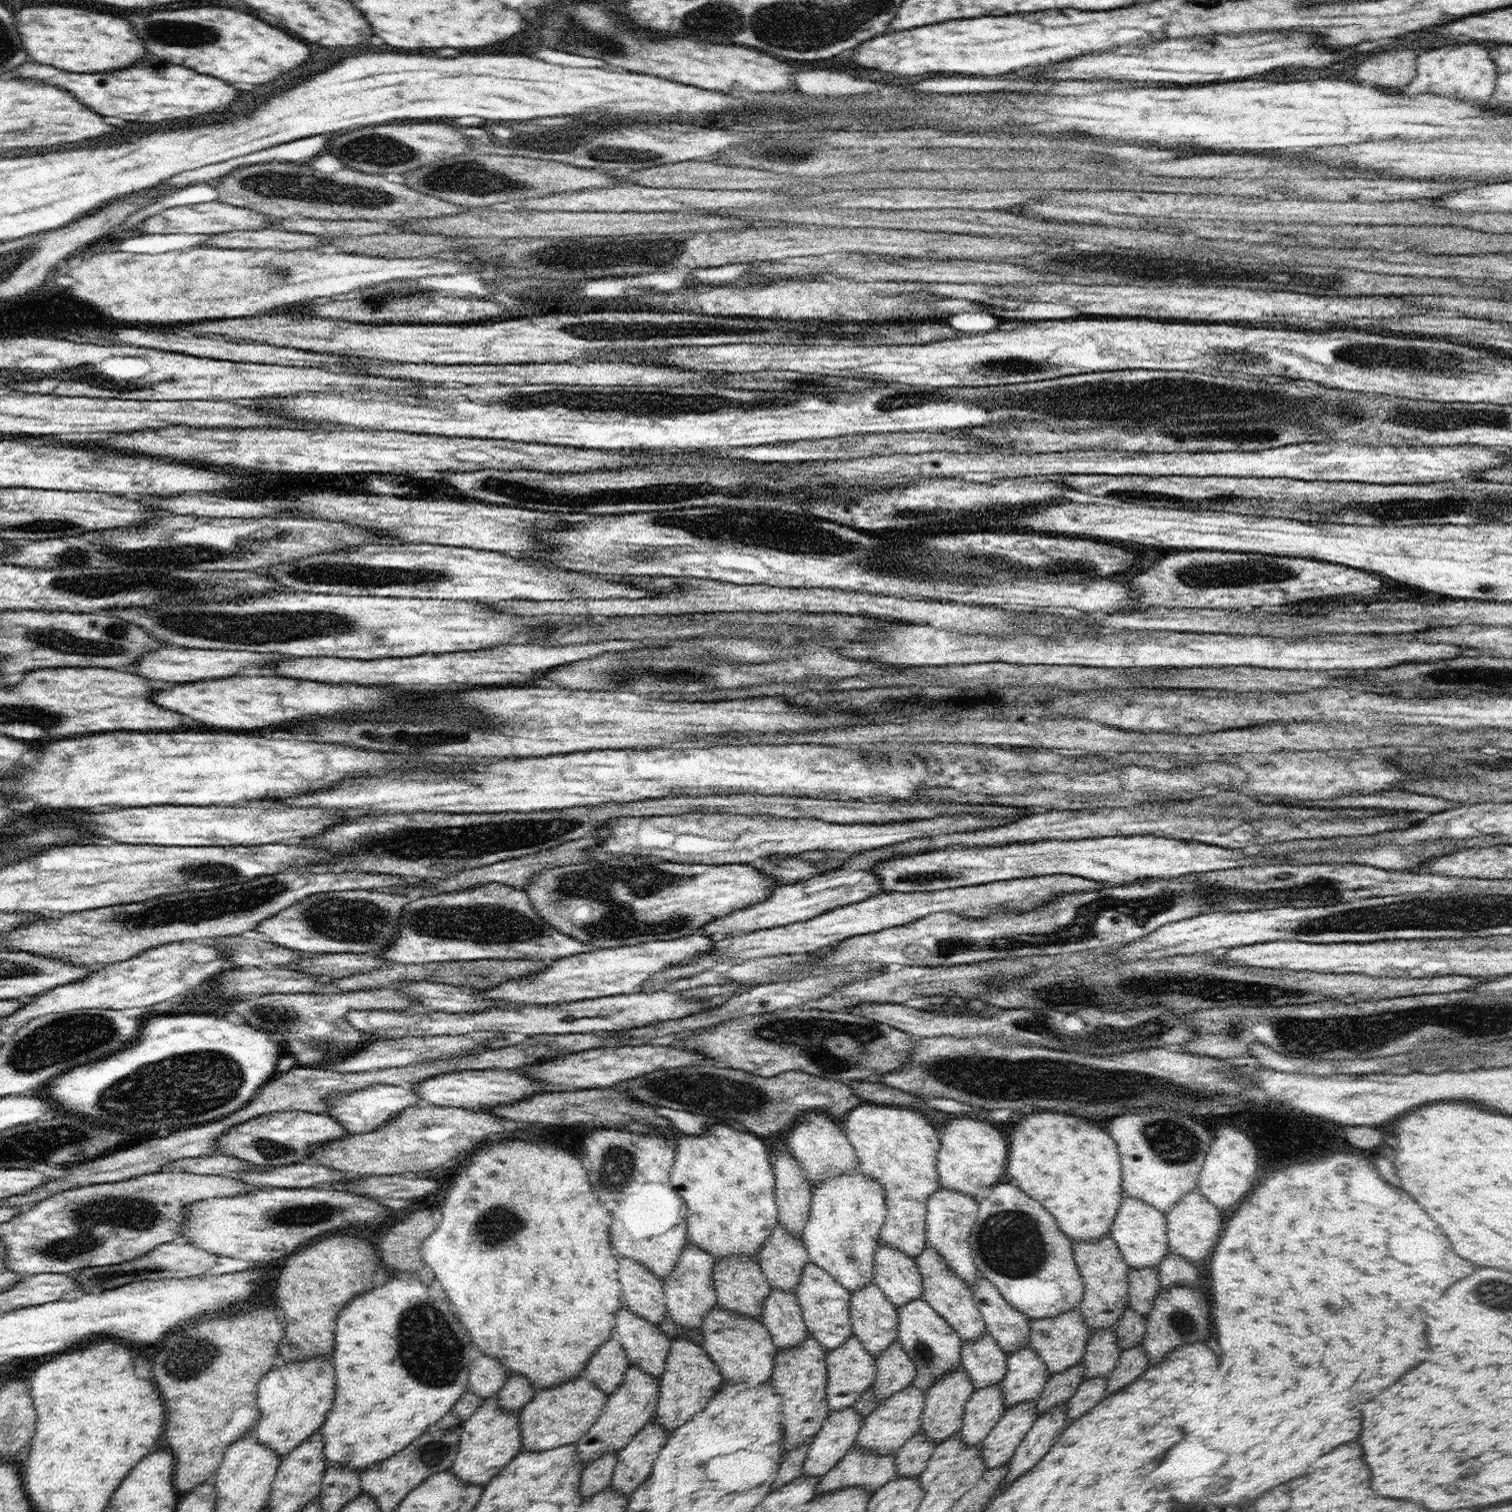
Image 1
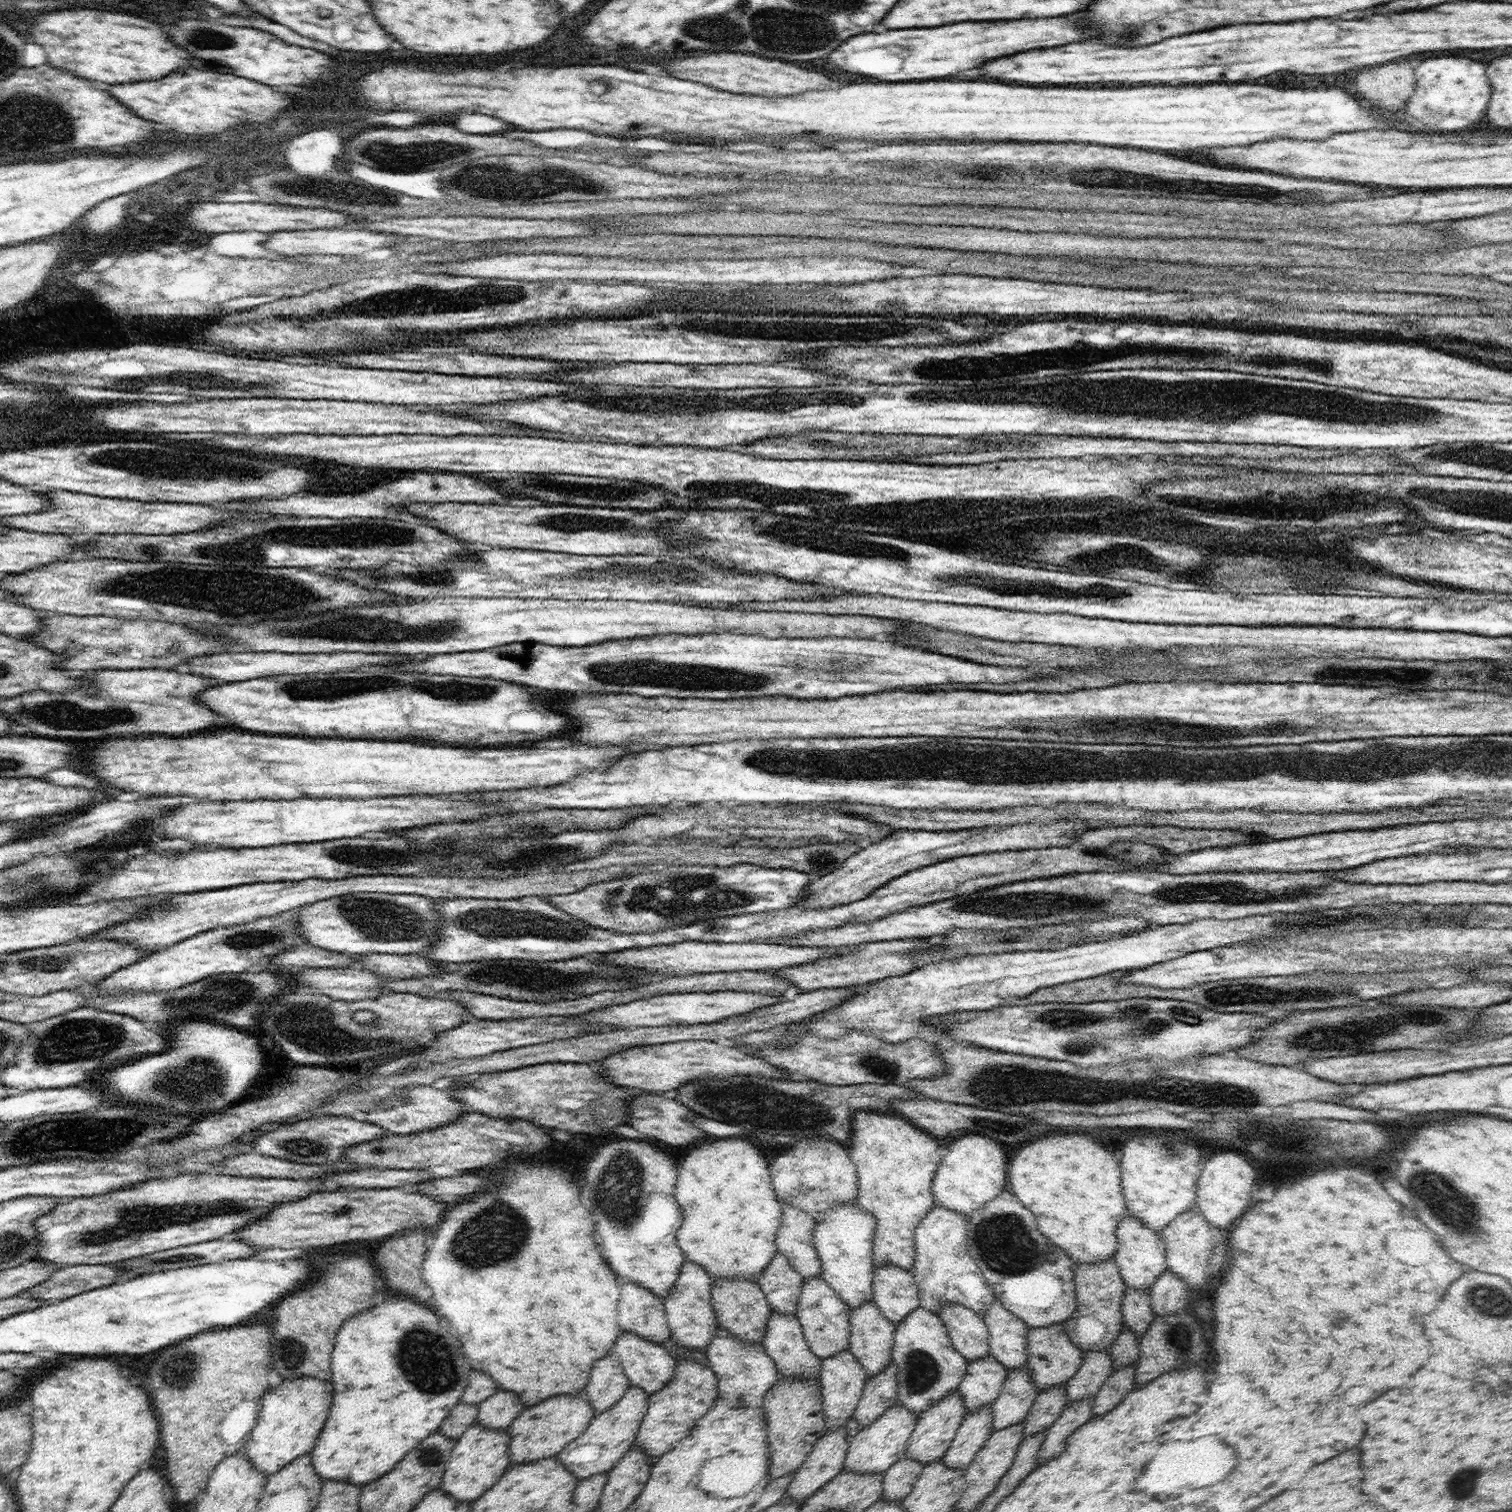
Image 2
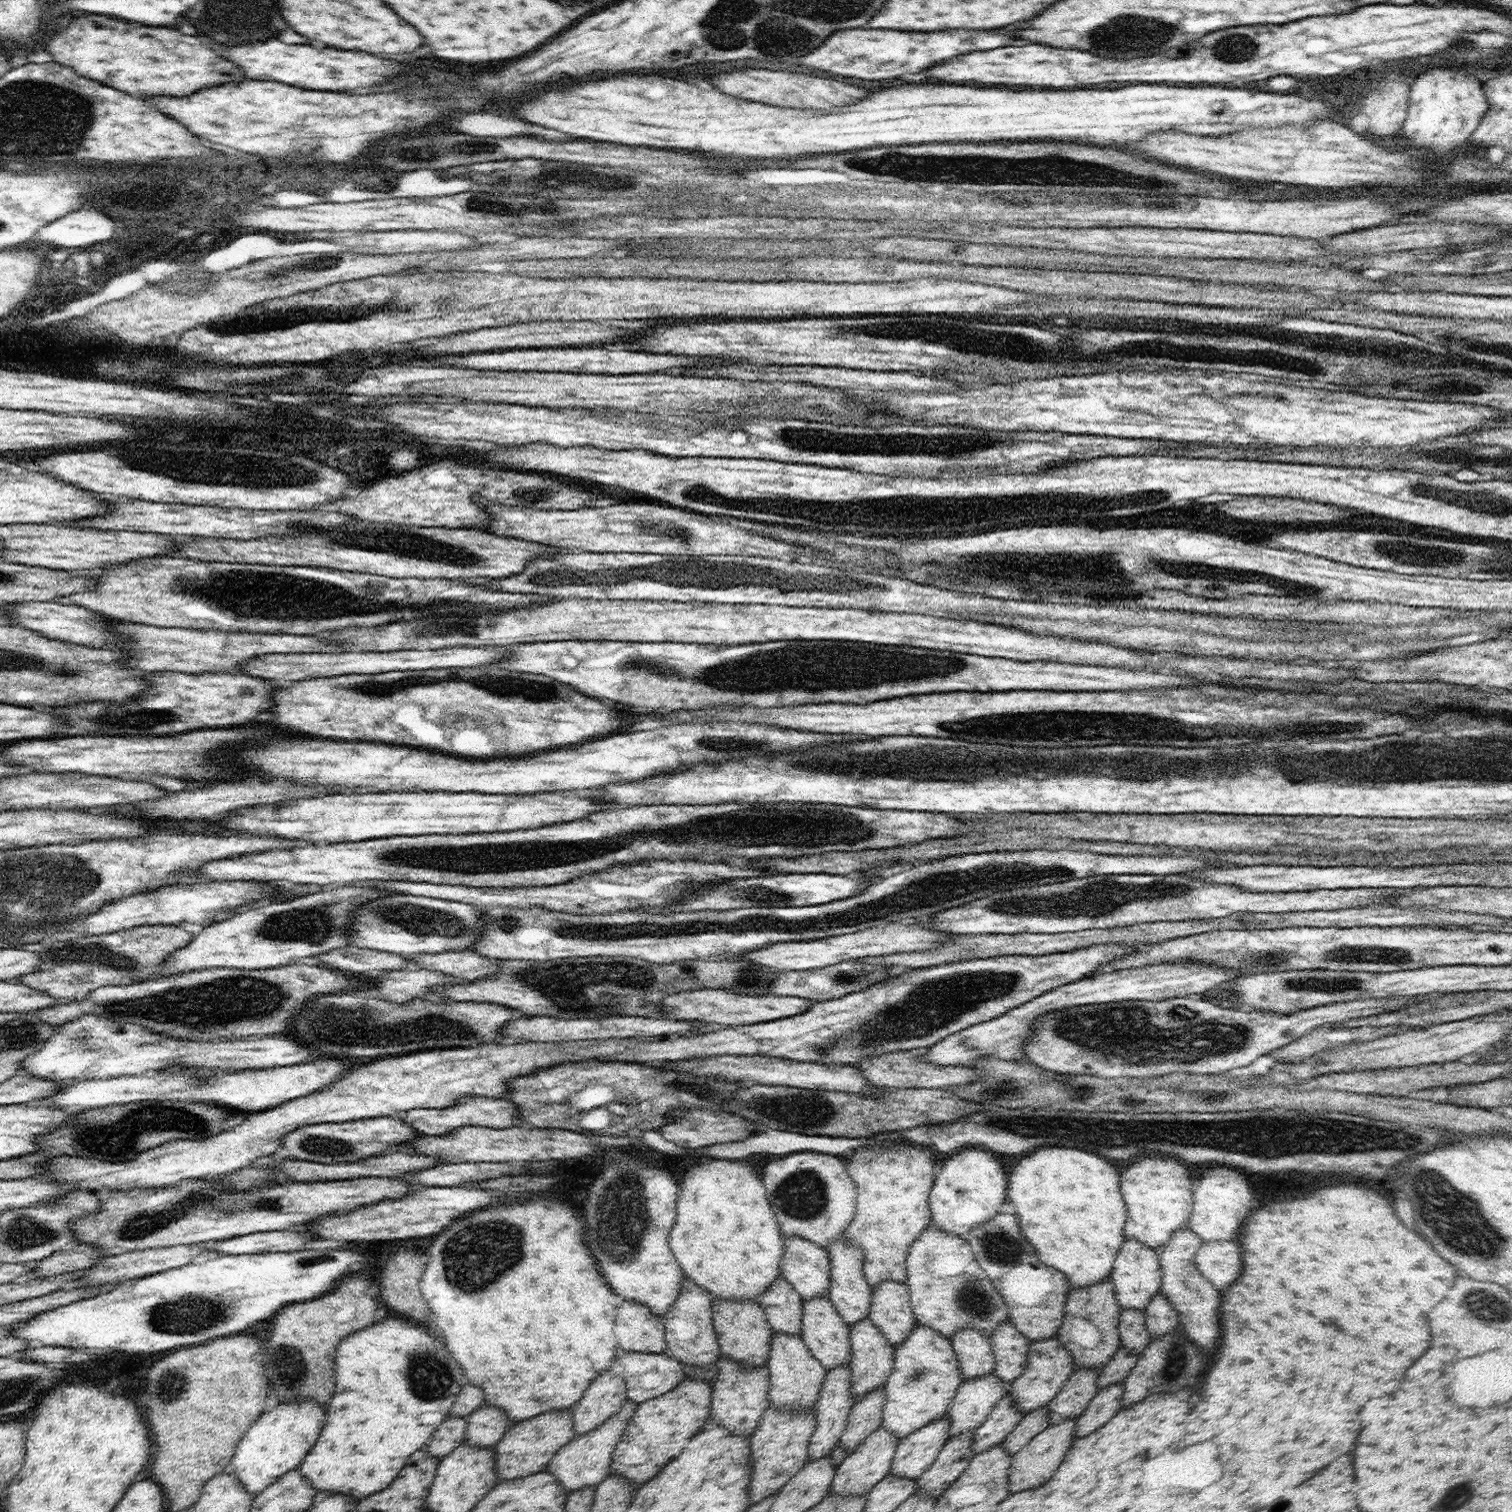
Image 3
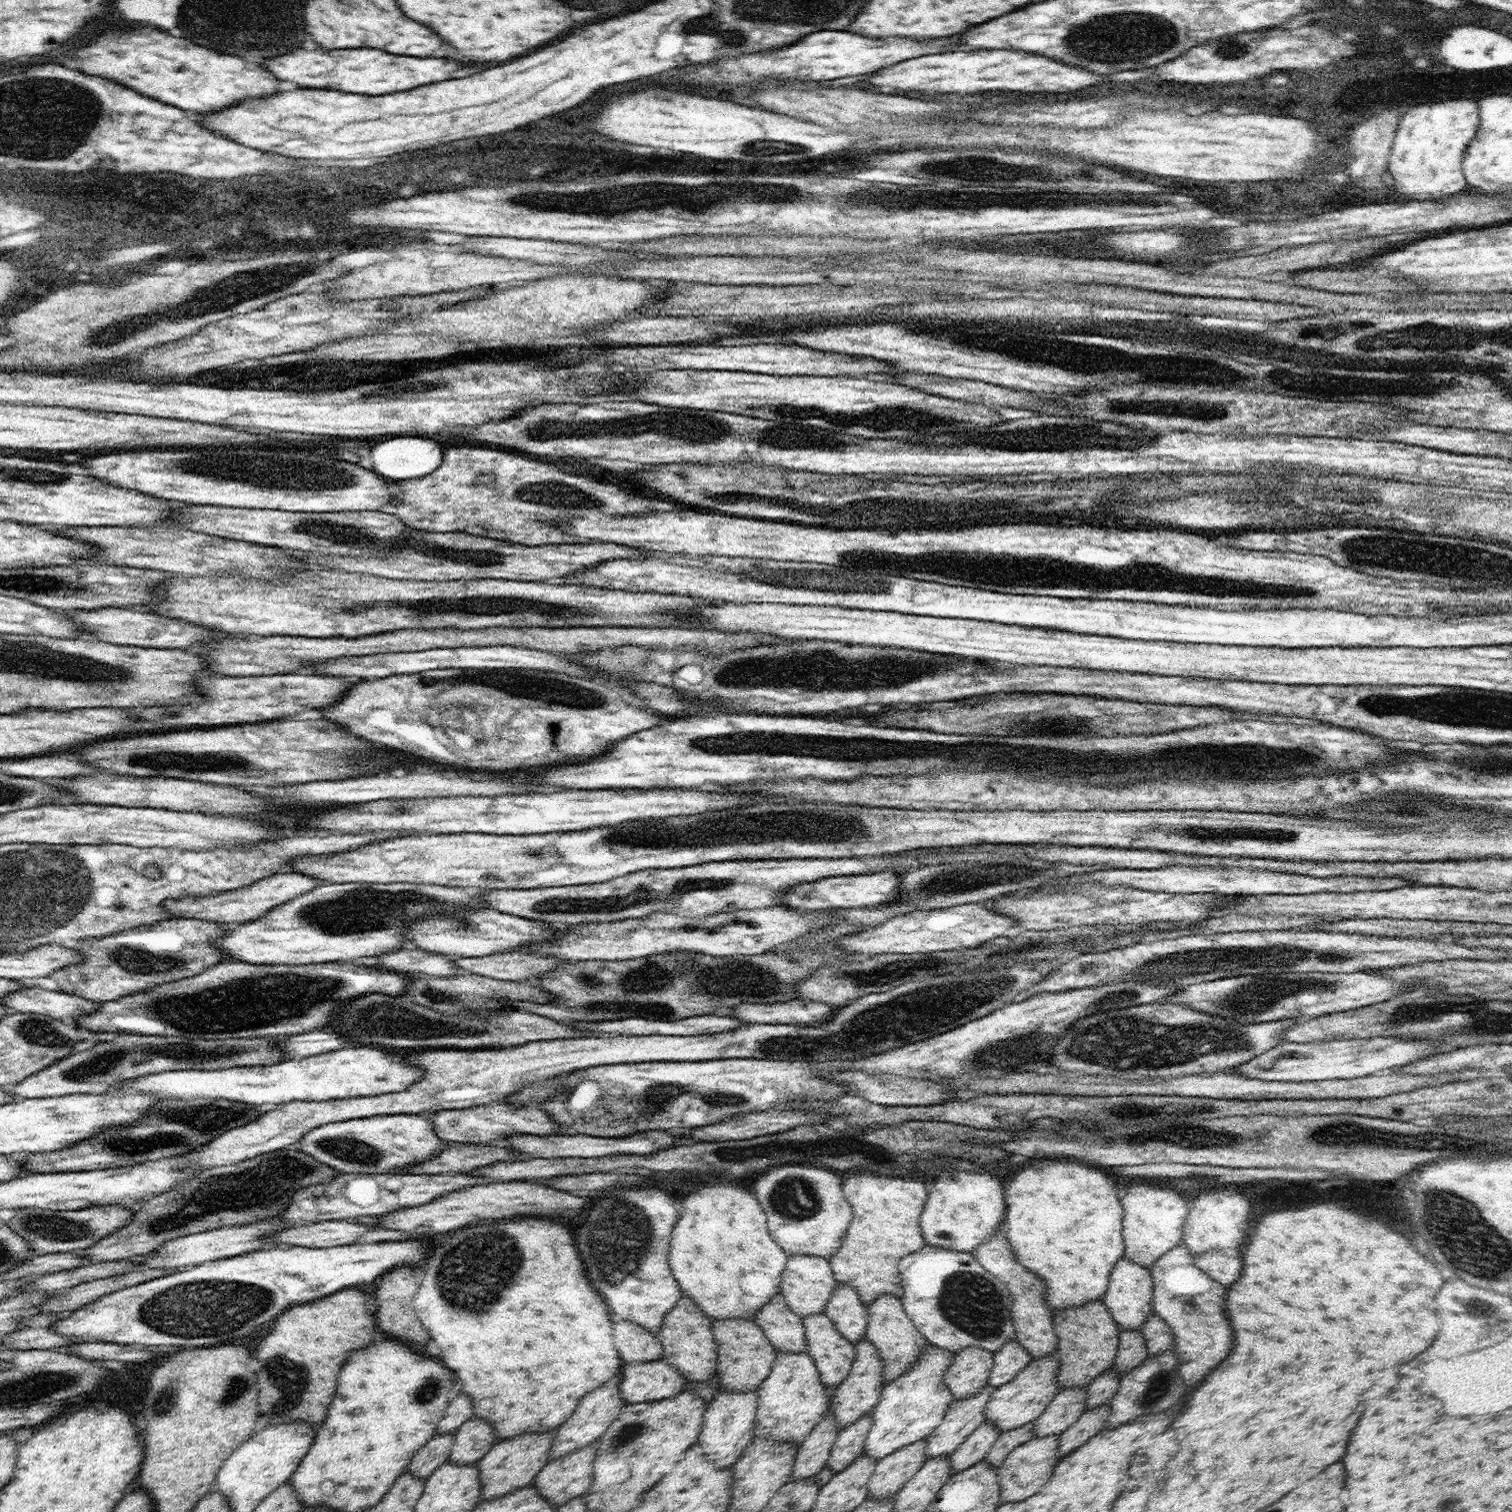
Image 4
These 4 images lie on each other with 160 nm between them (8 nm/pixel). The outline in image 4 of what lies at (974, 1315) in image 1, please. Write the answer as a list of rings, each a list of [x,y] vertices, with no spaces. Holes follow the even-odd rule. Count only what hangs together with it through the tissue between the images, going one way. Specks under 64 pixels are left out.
[[[977,1346],[960,1349],[944,1375],[944,1382],[952,1391],[953,1400],[978,1394],[989,1384],[993,1366],[993,1352]]]

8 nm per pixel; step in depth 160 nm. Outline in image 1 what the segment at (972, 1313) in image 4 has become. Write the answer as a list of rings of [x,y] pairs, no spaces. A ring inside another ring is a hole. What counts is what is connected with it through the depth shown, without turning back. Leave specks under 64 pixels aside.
[[[942,1188],[934,1192],[927,1200],[927,1246],[934,1247],[941,1254],[946,1264],[972,1292],[975,1289],[975,1280],[979,1277],[979,1270],[969,1247],[969,1236],[979,1213],[979,1203],[980,1200],[972,1195],[958,1194],[958,1192]]]

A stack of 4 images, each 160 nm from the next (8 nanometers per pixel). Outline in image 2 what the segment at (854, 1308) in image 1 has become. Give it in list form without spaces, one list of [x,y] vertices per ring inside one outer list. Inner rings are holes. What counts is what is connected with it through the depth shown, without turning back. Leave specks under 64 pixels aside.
[[[873,1300],[855,1308],[849,1319],[851,1333],[848,1349],[860,1361],[870,1378],[877,1372],[882,1372],[893,1362],[892,1347],[895,1343],[895,1324],[880,1312]]]

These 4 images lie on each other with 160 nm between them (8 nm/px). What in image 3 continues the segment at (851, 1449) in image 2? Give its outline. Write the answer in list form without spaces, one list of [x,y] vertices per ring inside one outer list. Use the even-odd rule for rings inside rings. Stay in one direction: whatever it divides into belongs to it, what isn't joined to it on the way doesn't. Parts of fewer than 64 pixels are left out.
[[[878,1427],[872,1434],[869,1434],[858,1448],[851,1452],[844,1461],[837,1466],[837,1471],[831,1482],[830,1493],[836,1493],[840,1496],[855,1497],[864,1496],[872,1490],[878,1481],[881,1481],[892,1468],[892,1459],[894,1458],[899,1440],[891,1431]]]

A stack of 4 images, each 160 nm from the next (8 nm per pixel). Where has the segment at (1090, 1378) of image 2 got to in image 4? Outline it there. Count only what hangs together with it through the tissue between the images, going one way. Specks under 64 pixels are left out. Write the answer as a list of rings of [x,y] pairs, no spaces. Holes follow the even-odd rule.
[[[1087,1386],[1062,1389],[1034,1421],[1036,1437],[1060,1435],[1085,1412]]]

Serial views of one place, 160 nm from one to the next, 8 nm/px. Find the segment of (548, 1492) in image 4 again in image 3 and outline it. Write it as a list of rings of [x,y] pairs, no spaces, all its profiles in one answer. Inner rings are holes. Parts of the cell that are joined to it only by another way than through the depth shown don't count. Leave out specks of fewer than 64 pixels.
[[[627,1398],[620,1410],[614,1413],[614,1416],[600,1423],[594,1430],[576,1436],[559,1451],[556,1451],[556,1454],[550,1459],[547,1469],[554,1474],[568,1493],[585,1486],[595,1487],[610,1475],[613,1452],[616,1450],[638,1405],[636,1401]]]

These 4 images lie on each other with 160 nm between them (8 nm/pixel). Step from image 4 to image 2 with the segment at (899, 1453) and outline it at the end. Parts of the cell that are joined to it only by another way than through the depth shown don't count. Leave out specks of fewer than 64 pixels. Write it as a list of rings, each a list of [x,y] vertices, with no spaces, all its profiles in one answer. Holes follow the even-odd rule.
[[[958,1389],[953,1390],[948,1396],[944,1396],[943,1399],[937,1400],[932,1406],[924,1409],[924,1412],[917,1416],[915,1429],[908,1439],[906,1457],[913,1458],[926,1466],[929,1462],[944,1456],[966,1415],[967,1408]]]

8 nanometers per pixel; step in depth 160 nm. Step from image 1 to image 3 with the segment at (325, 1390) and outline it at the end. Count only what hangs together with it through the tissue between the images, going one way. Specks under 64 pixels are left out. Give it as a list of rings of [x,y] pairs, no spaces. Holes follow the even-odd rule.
[[[316,1402],[279,1403],[270,1412],[262,1413],[239,1440],[228,1471],[234,1473],[249,1493],[256,1496],[285,1472],[298,1469],[310,1448],[316,1444],[326,1420],[326,1408]]]

